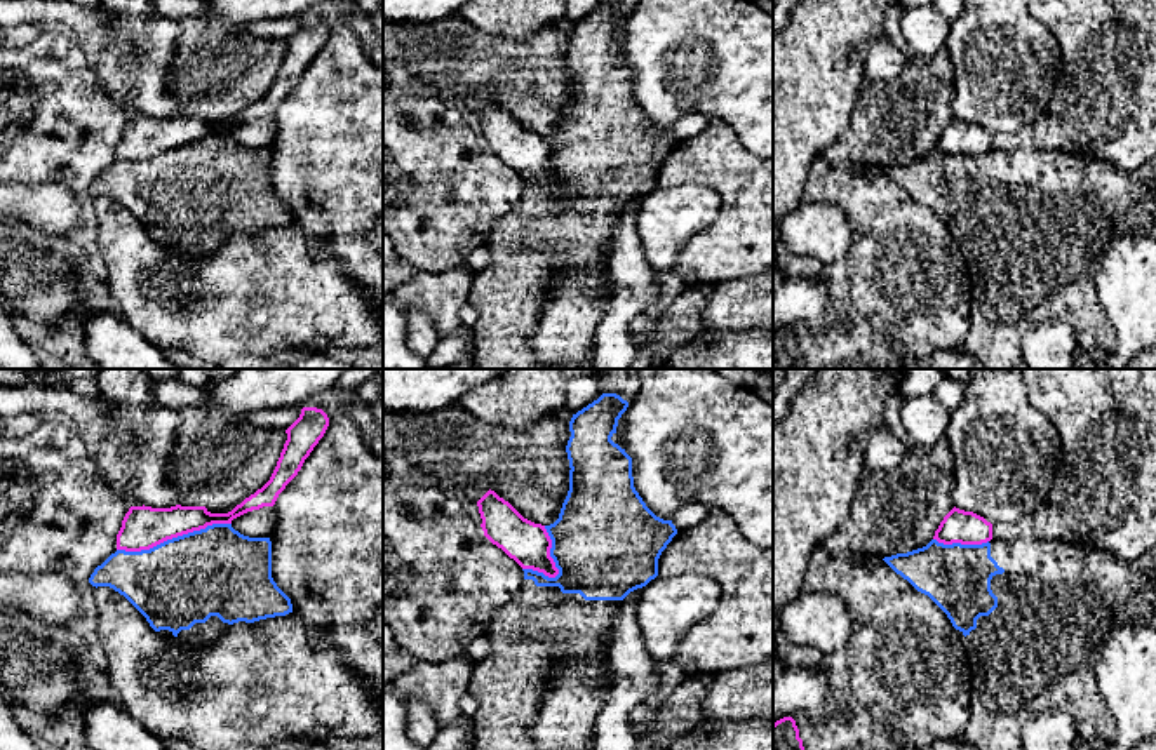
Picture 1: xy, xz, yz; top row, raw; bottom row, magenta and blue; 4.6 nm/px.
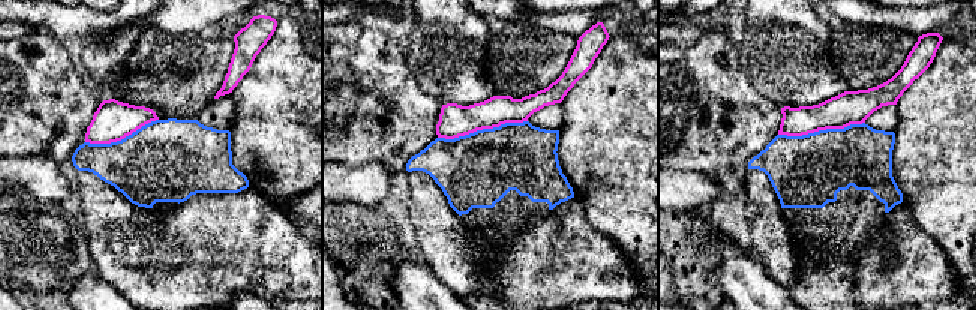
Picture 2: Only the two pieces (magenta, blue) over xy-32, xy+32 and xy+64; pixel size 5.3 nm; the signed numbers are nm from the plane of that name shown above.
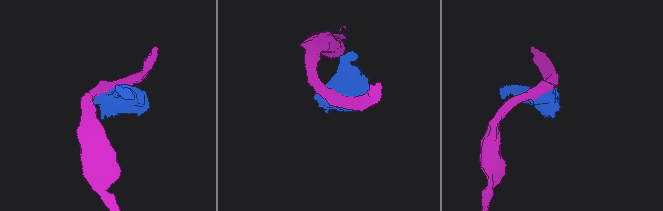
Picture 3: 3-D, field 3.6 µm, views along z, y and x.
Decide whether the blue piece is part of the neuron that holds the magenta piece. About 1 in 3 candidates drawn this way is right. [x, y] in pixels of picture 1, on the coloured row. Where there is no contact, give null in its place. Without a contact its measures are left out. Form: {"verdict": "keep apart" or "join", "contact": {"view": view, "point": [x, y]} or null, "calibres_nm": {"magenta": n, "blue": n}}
{"verdict": "keep apart", "contact": {"view": "xy", "point": [173, 536]}, "calibres_nm": {"magenta": 200, "blue": 420}}

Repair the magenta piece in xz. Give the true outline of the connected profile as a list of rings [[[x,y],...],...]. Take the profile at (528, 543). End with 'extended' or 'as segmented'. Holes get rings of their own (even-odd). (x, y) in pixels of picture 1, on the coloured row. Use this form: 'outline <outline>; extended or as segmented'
outline [[[487,491],[479,501],[484,536],[522,569],[555,578],[559,569],[550,557],[552,539],[541,524],[524,519],[508,501]]]; as segmented

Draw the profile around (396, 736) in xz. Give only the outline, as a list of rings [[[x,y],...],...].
[[[383,689],[383,750],[427,750],[407,736],[406,700]]]

